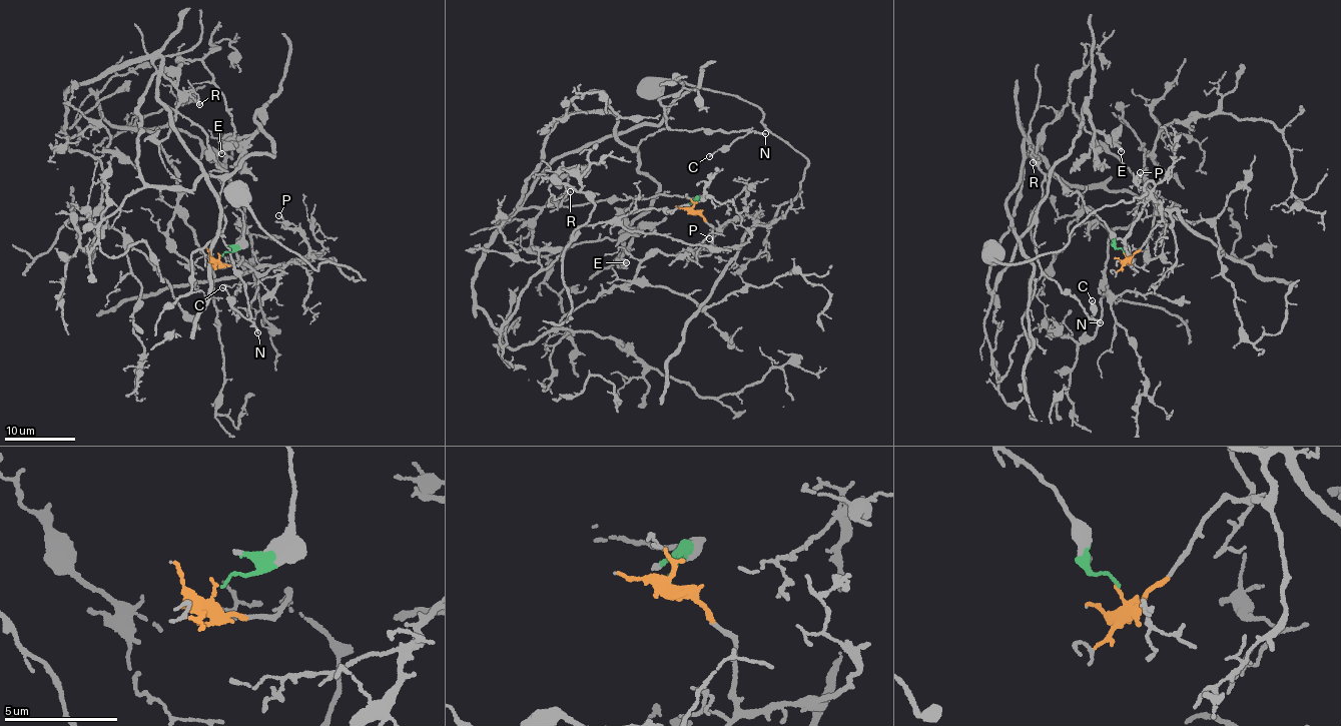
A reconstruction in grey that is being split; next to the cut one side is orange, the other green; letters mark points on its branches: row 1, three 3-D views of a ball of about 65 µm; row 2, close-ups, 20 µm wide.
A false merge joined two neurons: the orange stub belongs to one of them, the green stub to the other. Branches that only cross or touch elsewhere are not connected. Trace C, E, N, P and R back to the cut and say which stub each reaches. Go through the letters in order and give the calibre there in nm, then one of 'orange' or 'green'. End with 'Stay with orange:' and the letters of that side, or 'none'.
C: 150 nm thick; green
E: 200 nm thick; green
N: 190 nm thick; green
P: 110 nm thick; orange
R: 150 nm thick; green
Stay with orange: P

